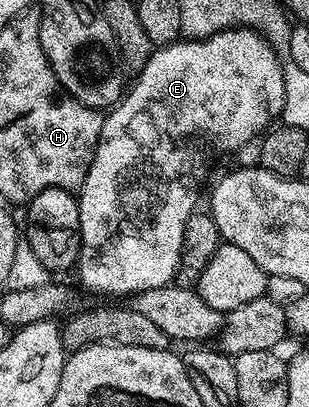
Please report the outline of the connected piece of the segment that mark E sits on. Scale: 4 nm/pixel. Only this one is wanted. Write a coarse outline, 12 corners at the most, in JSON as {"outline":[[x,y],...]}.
{"outline":[[260,31],[167,43],[102,120],[78,279],[171,286],[210,163],[281,116]]}

